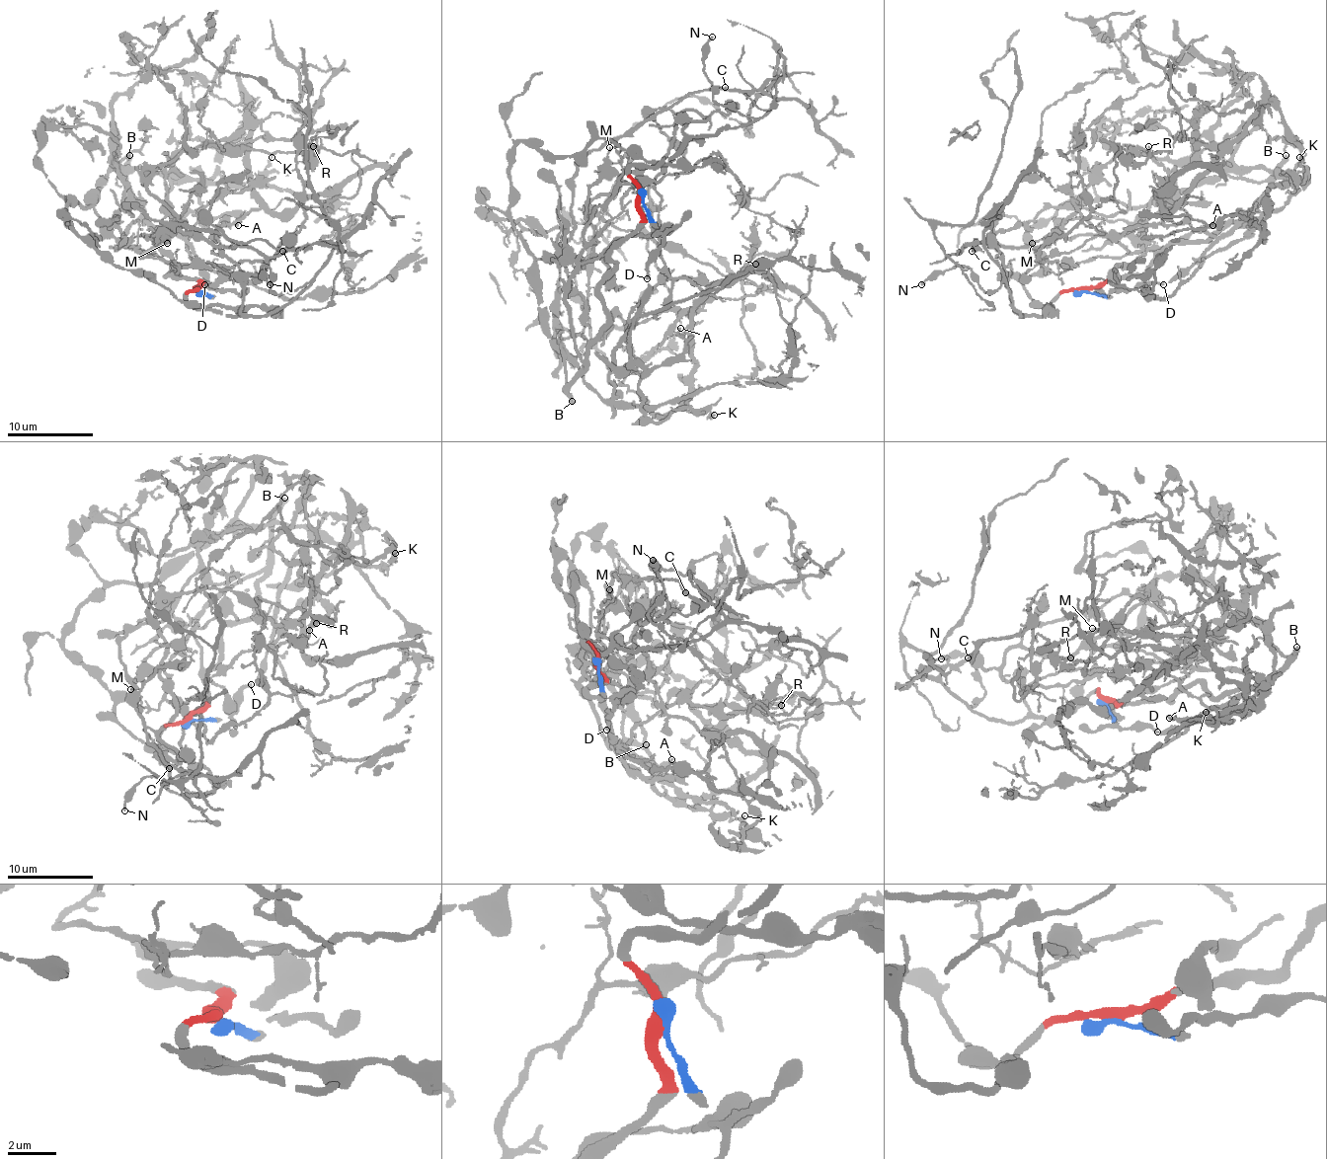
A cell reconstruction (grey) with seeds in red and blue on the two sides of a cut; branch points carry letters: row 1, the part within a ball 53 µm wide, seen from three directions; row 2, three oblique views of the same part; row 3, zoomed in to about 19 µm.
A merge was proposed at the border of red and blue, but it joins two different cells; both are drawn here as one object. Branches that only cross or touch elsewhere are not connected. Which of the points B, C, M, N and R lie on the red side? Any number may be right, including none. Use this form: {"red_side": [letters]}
{"red_side": ["B", "C", "M", "N", "R"]}

